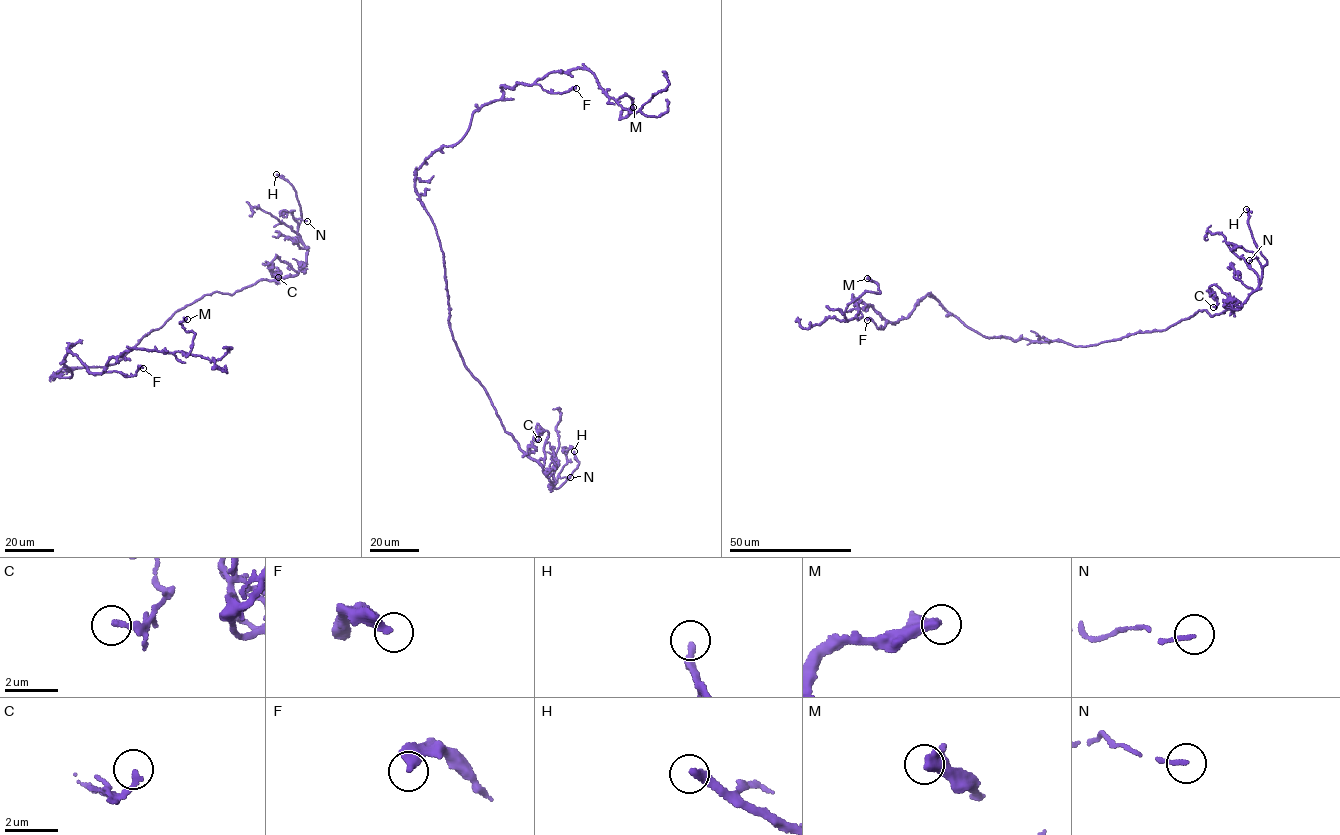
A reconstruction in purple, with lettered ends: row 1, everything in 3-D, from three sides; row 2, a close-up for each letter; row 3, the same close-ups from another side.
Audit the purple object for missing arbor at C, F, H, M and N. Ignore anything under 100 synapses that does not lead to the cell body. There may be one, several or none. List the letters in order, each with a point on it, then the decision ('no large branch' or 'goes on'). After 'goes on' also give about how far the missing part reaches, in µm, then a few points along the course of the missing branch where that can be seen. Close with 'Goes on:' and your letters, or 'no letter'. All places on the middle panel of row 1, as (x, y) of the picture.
C: place (538, 439); no large branch
F: place (576, 88); no large branch
H: place (574, 451); goes on; missing 10 µm; course (574, 451), (575, 436)
M: place (633, 107); no large branch
N: place (570, 477); no large branch
Goes on: H

